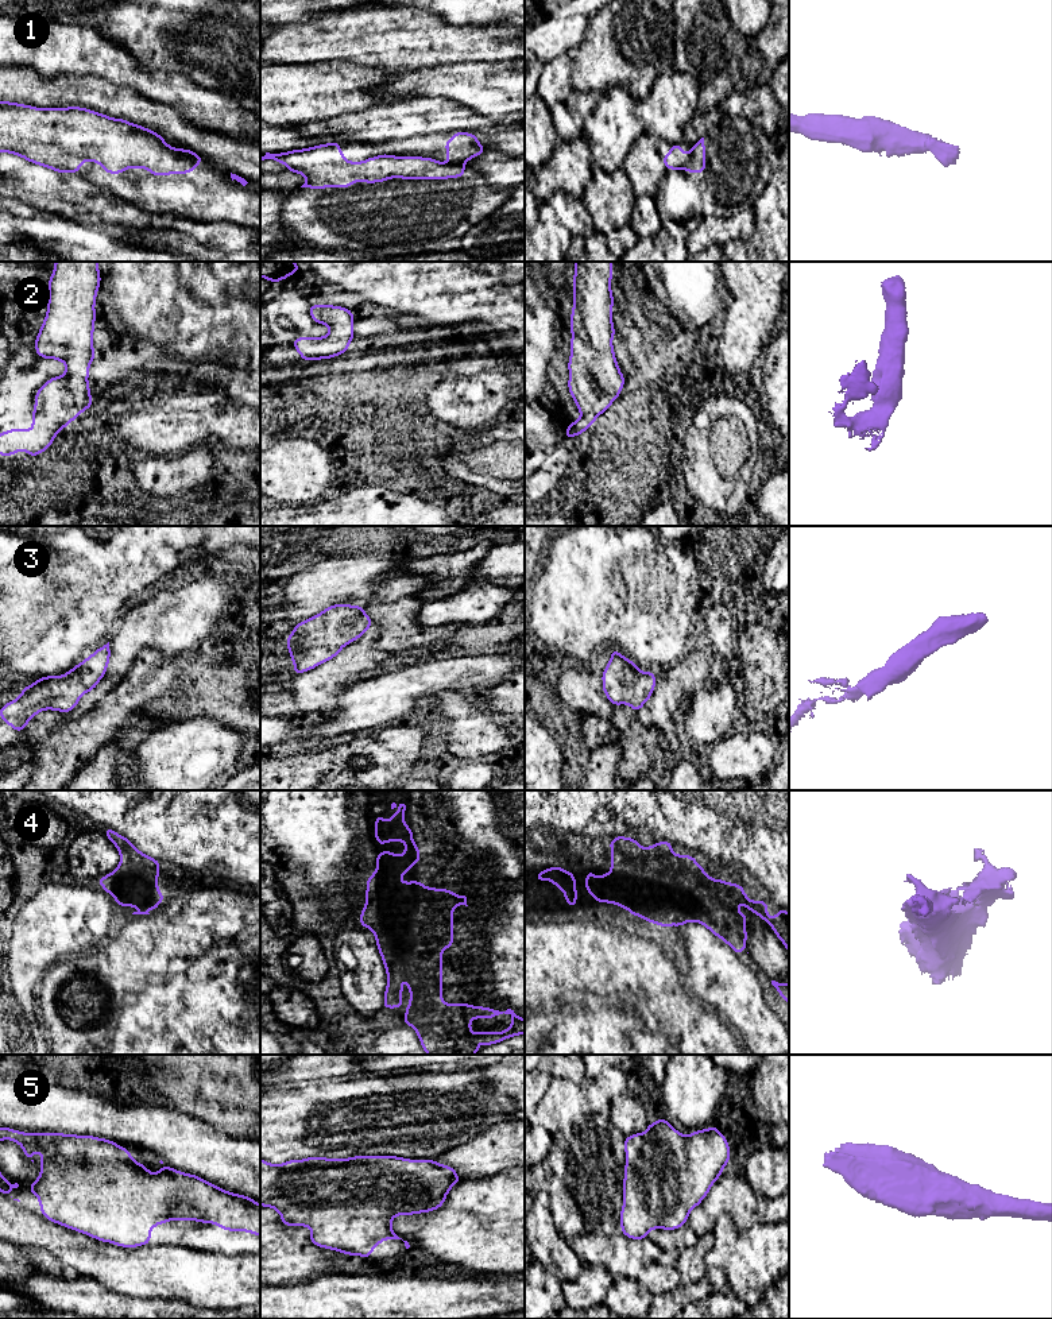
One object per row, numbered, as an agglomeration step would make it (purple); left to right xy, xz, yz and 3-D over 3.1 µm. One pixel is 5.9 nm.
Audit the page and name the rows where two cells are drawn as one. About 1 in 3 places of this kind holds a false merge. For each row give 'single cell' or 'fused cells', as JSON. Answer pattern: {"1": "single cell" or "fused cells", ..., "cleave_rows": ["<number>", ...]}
{"1": "fused cells", "2": "single cell", "3": "single cell", "4": "single cell", "5": "single cell", "cleave_rows": ["1"]}

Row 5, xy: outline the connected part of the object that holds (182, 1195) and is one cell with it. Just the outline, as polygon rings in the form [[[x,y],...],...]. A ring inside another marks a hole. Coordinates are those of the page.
[[[0,1127],[0,1141],[12,1140],[24,1149],[24,1157],[31,1159],[35,1152],[42,1154],[40,1175],[30,1184],[30,1192],[38,1196],[40,1212],[49,1221],[67,1229],[84,1233],[101,1242],[111,1242],[121,1248],[148,1245],[151,1229],[171,1219],[212,1222],[231,1231],[247,1231],[260,1237],[260,1204],[248,1196],[228,1192],[196,1175],[182,1173],[171,1167],[163,1167],[151,1173],[142,1163],[135,1163],[127,1148],[116,1142],[93,1136],[62,1133],[22,1133],[9,1127]]]

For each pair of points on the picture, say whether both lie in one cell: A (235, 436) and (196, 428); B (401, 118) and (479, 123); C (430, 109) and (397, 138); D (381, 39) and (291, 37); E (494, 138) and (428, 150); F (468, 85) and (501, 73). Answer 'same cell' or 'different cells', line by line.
A: same cell
B: same cell
C: same cell
D: same cell
E: different cells
F: same cell

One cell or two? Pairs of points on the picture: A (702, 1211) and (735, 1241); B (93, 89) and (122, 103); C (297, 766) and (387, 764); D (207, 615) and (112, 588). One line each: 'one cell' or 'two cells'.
A: two cells
B: one cell
C: one cell
D: two cells

